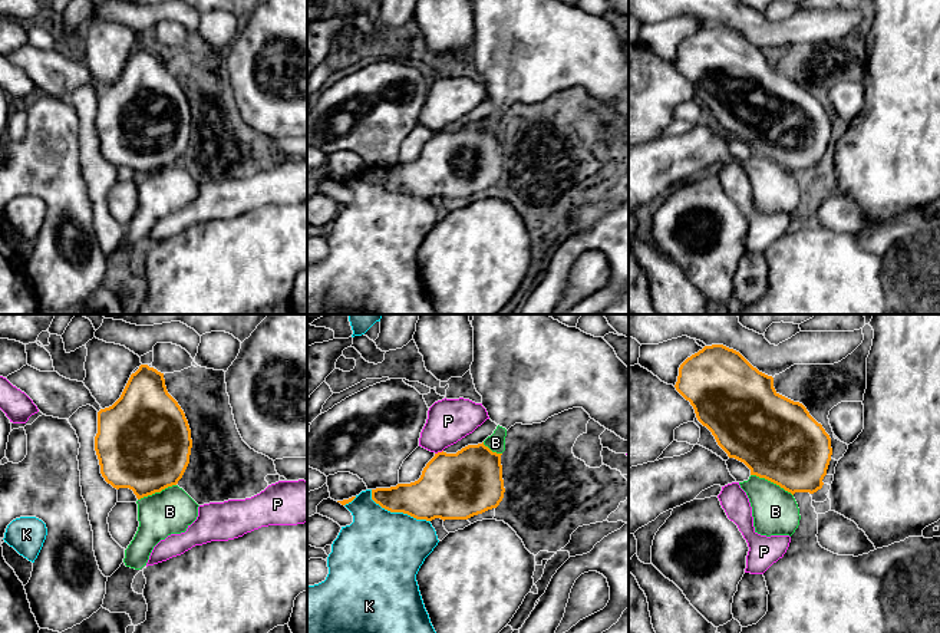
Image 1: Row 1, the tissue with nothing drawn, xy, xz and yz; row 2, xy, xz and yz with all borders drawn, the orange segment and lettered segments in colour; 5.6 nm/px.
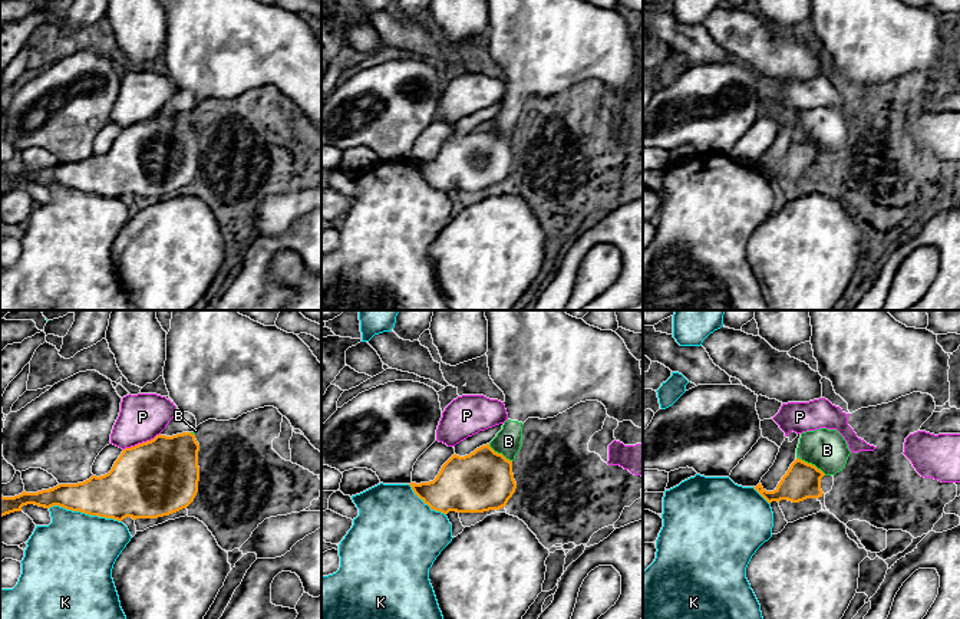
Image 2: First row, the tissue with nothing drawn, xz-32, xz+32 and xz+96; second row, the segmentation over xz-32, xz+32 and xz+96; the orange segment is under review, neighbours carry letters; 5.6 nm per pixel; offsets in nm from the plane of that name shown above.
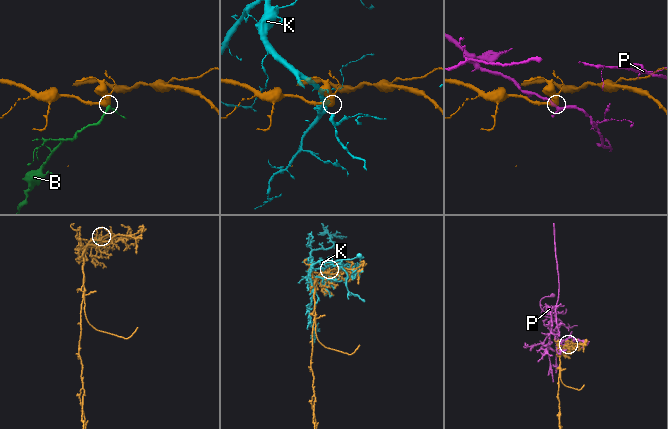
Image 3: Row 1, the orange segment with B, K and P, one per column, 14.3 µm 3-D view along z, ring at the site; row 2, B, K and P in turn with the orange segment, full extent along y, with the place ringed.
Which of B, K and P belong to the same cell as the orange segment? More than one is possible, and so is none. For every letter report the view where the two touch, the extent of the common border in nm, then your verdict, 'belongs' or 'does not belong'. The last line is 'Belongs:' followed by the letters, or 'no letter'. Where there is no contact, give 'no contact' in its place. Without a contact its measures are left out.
B: meets orange in yz; contact 260 nm long; does not belong
K: meets orange in xz; contact 380 nm long; does not belong
P: meets orange in xz; contact 50 nm long; does not belong
Belongs: no letter

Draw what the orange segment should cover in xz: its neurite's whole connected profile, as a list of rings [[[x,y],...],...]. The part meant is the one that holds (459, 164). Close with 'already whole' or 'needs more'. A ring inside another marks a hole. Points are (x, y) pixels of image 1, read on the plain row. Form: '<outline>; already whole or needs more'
[[[484,121],[456,132],[438,131],[418,159],[372,168],[372,178],[390,191],[416,198],[468,198],[502,179],[501,133]]]; already whole

